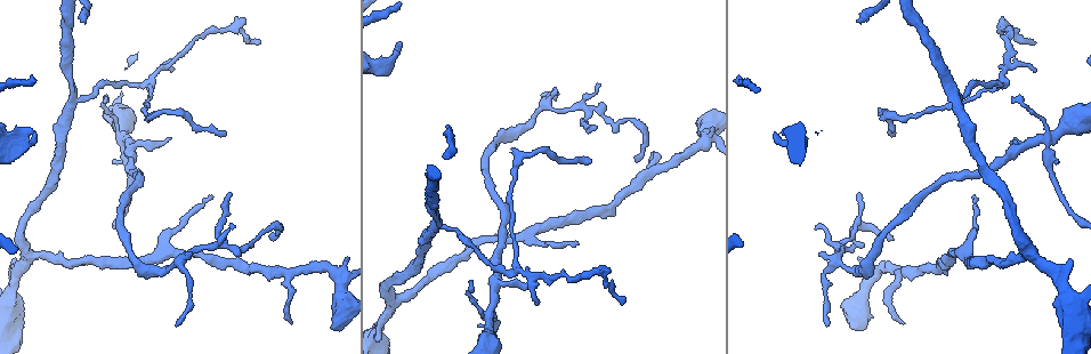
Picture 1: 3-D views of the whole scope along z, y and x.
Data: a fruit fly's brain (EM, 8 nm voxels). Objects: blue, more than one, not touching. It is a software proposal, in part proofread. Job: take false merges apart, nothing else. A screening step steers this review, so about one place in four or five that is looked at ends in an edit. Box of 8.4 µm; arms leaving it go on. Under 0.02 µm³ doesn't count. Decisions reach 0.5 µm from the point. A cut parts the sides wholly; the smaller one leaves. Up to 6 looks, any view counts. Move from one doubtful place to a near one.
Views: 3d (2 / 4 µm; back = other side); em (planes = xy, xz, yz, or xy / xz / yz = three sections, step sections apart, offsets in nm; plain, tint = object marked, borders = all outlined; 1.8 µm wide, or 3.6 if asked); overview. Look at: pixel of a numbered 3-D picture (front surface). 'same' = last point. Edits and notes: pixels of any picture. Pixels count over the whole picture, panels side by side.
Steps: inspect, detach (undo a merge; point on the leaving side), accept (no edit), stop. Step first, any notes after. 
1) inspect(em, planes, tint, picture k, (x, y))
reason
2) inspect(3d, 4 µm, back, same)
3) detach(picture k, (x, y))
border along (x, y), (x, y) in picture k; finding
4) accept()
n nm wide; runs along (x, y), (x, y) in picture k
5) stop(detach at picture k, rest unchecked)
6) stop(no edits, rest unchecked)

inspect(em, planes, tint, picture 1, (1048, 137))
branch point

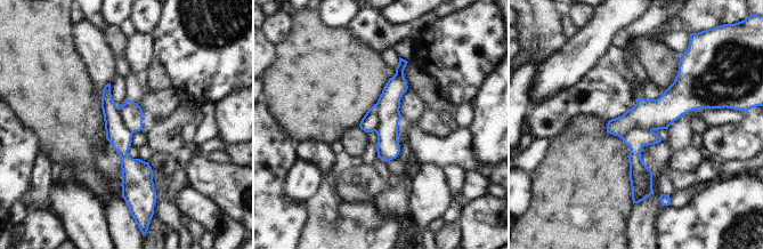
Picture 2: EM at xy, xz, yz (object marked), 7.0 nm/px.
detach(picture 2, (635, 138))
220 nm wide; border along (651, 129), (634, 127), (622, 138) in picture 2; two neurons meet here

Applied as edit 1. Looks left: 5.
inspect(overview)

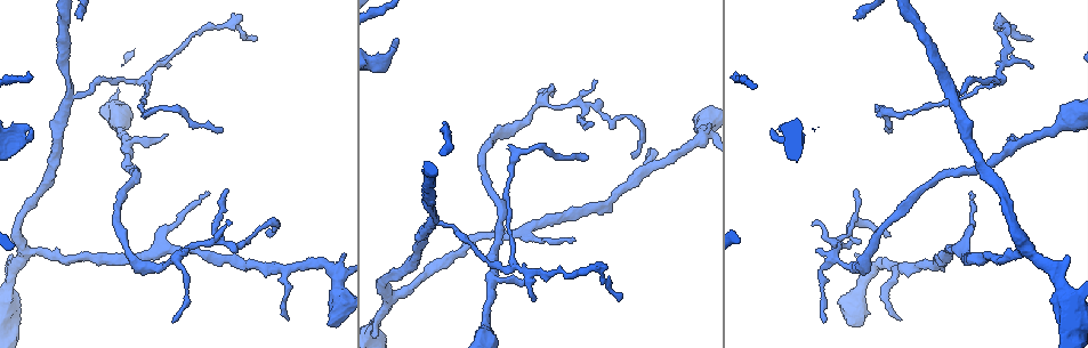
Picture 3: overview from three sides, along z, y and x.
inspect(em, xz, step 4, tint, picture 3, (21, 254))

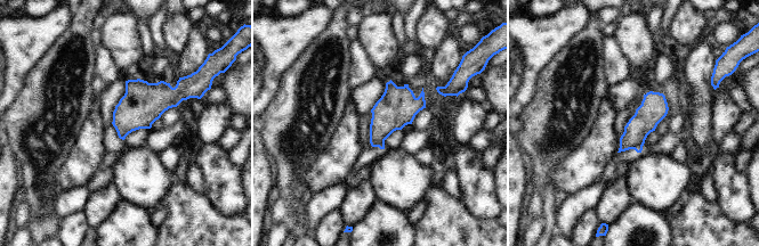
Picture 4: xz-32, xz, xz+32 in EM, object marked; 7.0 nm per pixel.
inspect(em, planes, tint, same)

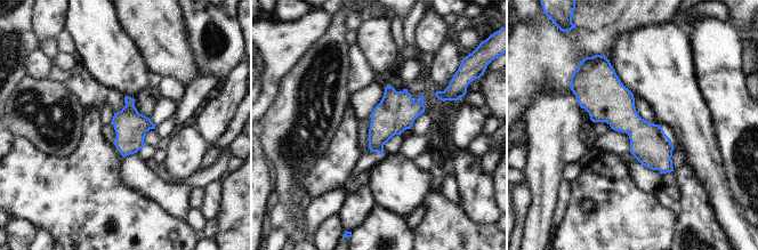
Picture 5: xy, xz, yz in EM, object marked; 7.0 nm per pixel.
accept()
220 nm wide; runs along (599, 69), (602, 94), (668, 169) in picture 5; all the same neuron

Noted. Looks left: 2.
stop(detach at picture 2, rest unchecked)

